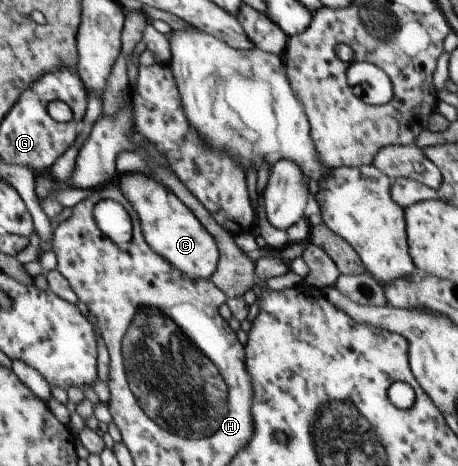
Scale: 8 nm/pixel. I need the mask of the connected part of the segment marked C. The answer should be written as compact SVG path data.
M127 172L116 178L124 197L134 207L148 247L178 271L182 271L182 274L186 273L194 279L211 280L217 271L220 253L217 242L194 213L172 191L144 173Z

